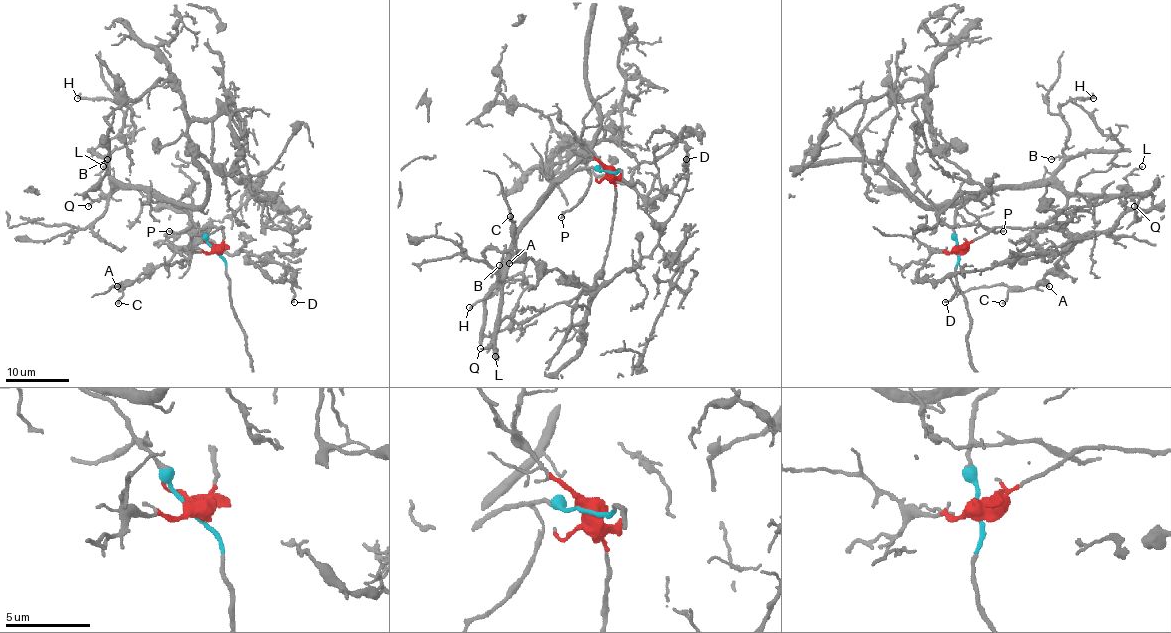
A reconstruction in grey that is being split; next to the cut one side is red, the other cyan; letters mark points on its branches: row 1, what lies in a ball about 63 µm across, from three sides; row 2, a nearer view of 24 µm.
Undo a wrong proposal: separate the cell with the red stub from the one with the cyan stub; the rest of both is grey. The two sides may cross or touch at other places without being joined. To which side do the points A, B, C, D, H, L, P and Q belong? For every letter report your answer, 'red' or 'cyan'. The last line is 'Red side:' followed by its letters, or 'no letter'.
A: red
B: cyan
C: red
D: red
H: cyan
L: cyan
P: cyan
Q: cyan
Red side: A, C, D

